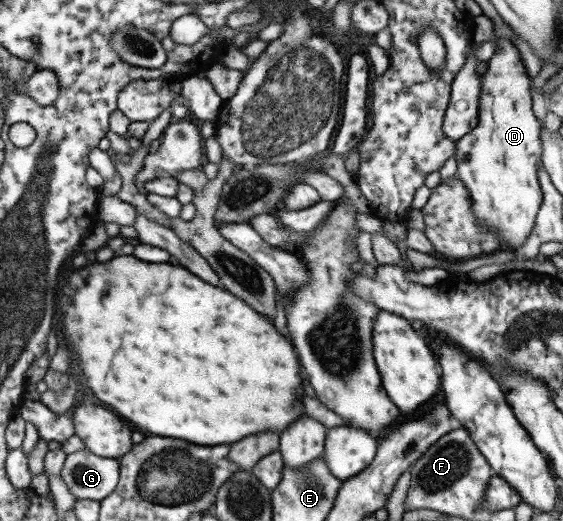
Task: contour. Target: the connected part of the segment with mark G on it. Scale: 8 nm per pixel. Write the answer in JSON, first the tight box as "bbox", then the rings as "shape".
{"bbox":[59,448,119,501],"shape":[[[84,448],[83,450],[66,454],[59,477],[75,498],[100,501],[111,494],[115,485],[117,485],[119,480],[119,462],[115,458],[97,456]]]}

